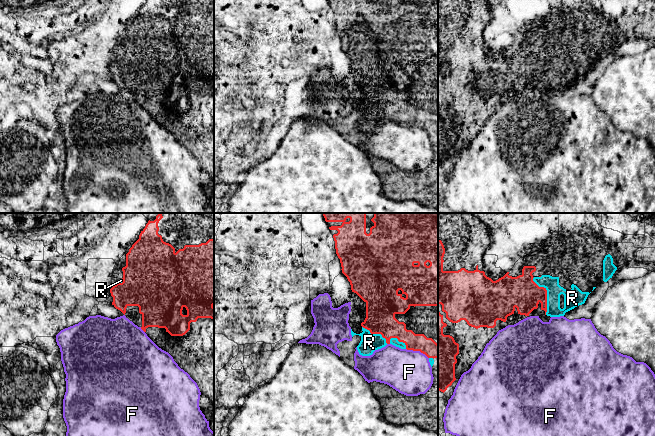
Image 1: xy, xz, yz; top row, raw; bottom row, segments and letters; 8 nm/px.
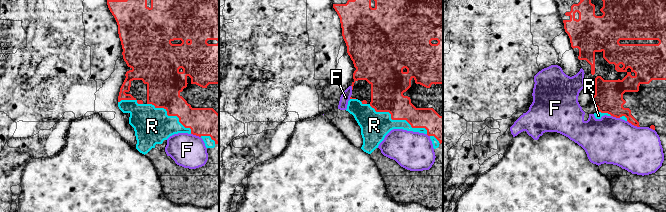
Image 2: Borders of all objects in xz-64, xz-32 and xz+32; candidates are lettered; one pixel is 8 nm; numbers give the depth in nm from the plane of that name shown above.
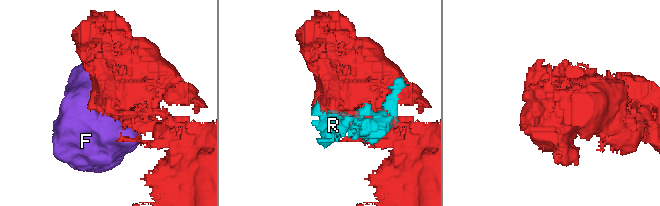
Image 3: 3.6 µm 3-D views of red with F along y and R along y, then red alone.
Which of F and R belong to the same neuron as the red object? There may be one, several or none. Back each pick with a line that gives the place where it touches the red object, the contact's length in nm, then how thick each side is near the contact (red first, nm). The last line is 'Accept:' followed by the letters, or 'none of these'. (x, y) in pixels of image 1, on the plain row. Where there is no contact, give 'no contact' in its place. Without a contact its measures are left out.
R: meets red in yz at (546, 70); contact 320 nm long; 260 nm thick on the red side, 140 nm on the other
Accept: R

